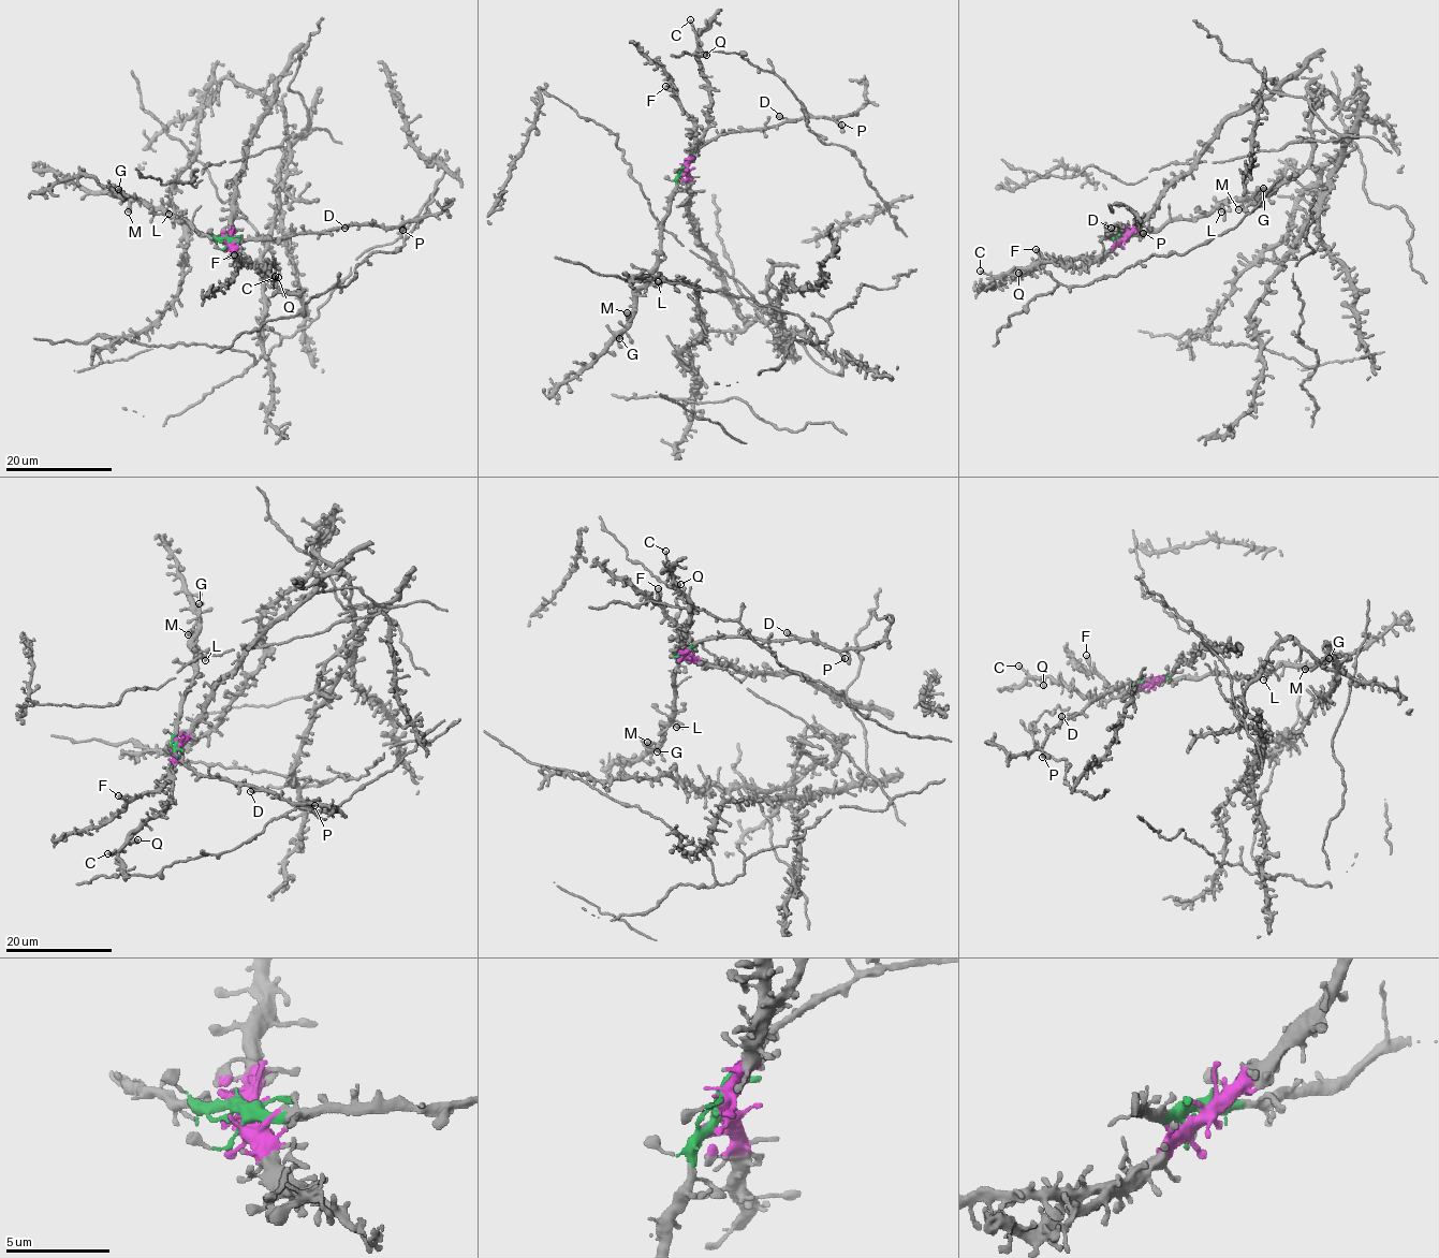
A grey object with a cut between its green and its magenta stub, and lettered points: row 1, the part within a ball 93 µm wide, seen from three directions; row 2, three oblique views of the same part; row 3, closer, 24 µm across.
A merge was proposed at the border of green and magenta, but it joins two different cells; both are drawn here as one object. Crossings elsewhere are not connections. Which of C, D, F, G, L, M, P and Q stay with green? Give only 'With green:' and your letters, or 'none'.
With green: D, G, L, M, P

